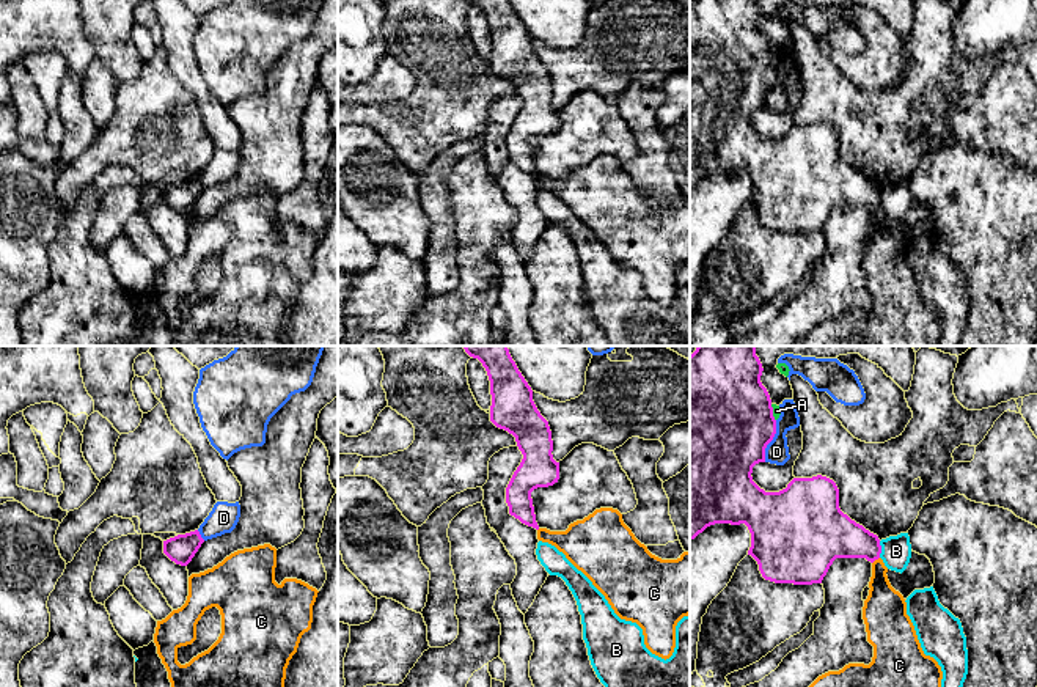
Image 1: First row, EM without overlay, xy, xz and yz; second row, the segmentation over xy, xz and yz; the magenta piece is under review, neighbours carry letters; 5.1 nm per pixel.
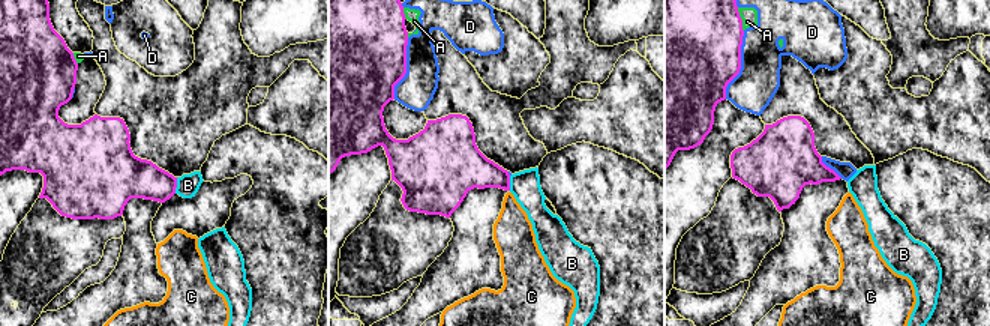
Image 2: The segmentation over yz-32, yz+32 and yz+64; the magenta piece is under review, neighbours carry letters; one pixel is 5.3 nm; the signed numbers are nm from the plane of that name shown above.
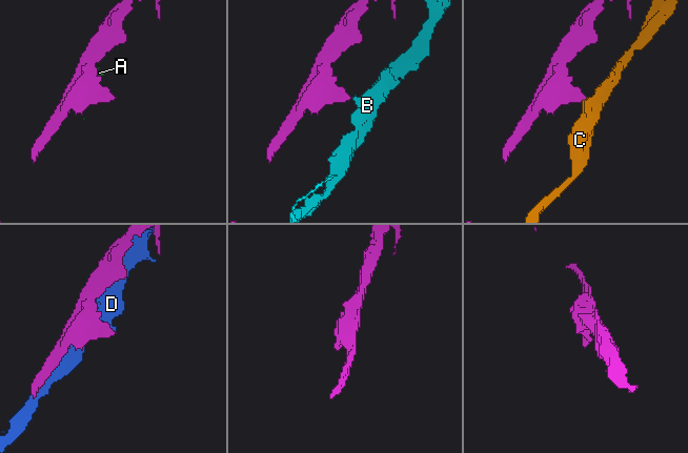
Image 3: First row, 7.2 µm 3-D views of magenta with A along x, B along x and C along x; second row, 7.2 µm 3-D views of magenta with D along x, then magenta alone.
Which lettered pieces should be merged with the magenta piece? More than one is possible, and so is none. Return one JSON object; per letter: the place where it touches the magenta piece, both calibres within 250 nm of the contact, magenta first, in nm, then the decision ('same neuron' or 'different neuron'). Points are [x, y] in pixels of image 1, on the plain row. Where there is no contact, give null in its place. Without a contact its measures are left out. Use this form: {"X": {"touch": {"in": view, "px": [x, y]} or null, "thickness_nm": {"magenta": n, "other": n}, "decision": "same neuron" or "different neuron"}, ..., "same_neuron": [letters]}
{"A": {"touch": {"in": "yz", "px": [772, 60]}, "thickness_nm": {"magenta": 500, "other": 50}, "decision": "different neuron"}, "B": {"touch": {"in": "yz", "px": [880, 197]}, "thickness_nm": {"magenta": 240, "other": 160}, "decision": "different neuron"}, "C": {"touch": {"in": "yz", "px": [875, 206]}, "thickness_nm": {"magenta": 240, "other": 200}, "decision": "different neuron"}, "D": {"touch": {"in": "yz", "px": [772, 87]}, "thickness_nm": {"magenta": 480, "other": 120}, "decision": "different neuron"}, "same_neuron": []}

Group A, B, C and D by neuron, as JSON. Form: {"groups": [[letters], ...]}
{"groups": [["A", "D"], ["B"], ["C"]]}

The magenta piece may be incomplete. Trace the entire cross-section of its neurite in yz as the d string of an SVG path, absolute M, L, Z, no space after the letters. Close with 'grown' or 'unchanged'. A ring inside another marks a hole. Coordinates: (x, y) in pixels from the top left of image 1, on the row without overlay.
M693 0L690 3L690 189L715 171L745 171L751 181L751 203L762 225L775 231L822 231L836 206L880 206L877 182L852 168L839 156L839 137L826 124L793 126L779 140L765 140L753 129L753 115L765 110L765 96L776 82L771 47L760 30L756 0Z; unchanged

